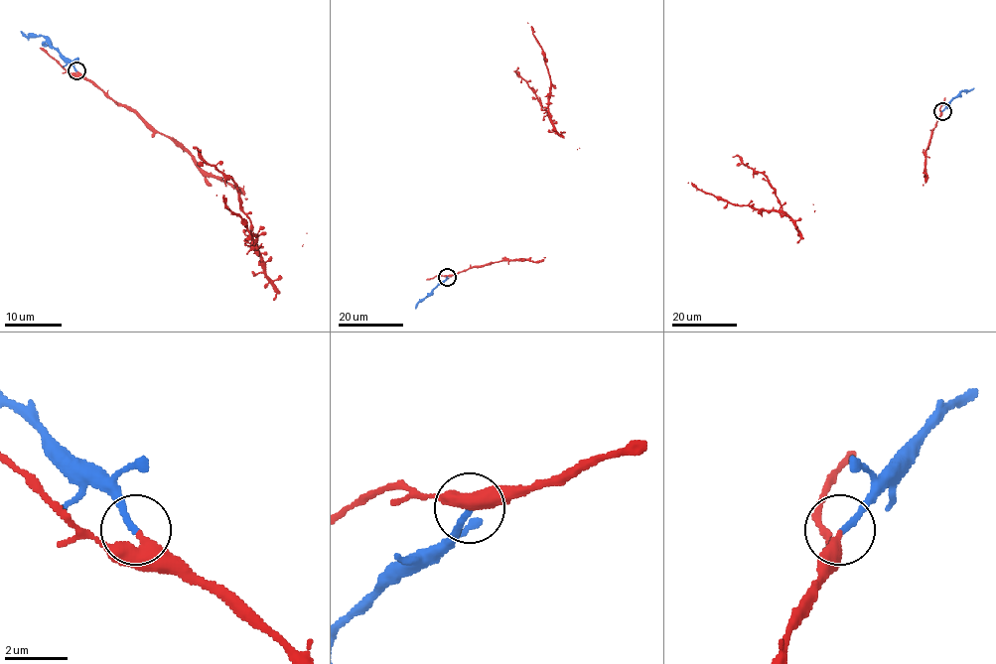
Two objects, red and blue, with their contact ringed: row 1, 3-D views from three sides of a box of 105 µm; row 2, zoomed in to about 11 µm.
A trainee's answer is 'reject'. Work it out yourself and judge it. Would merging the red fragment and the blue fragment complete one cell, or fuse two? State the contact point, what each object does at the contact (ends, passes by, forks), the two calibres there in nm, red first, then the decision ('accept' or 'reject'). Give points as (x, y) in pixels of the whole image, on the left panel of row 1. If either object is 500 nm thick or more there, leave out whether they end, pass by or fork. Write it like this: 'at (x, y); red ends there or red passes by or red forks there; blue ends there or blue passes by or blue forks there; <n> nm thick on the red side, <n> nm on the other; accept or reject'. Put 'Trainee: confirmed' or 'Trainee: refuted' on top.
Trainee: refuted
at (76, 70); red ends there; blue ends there; 440 nm thick on the red side, 200 nm on the other; accept

